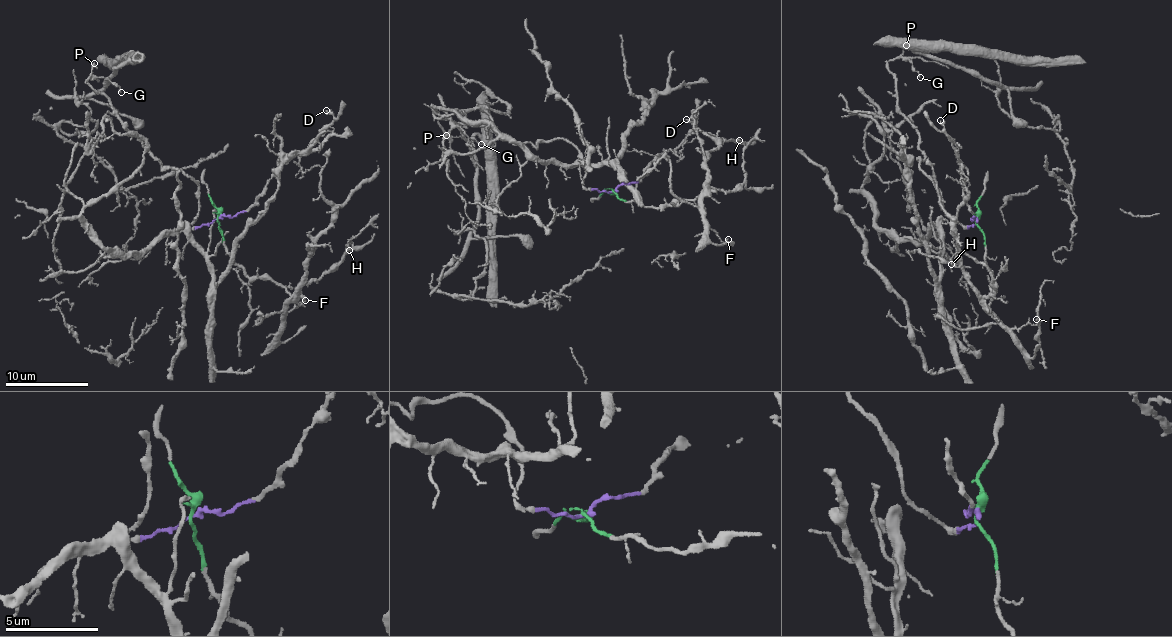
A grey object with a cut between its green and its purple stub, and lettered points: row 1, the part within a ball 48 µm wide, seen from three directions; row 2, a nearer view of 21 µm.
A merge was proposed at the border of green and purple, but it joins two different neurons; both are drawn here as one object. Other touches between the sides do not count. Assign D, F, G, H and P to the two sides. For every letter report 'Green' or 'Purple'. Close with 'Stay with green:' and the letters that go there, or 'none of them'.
D: Purple
F: Green
G: Purple
H: Green
P: Purple
Stay with green: F, H

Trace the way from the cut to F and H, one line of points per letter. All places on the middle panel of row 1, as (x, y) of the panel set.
F: (614, 192), (621, 199), (638, 202), (642, 207), (676, 205), (700, 195), (704, 223), (721, 241), (728, 238)
H: (614, 192), (624, 201), (657, 208), (709, 187), (735, 191), (743, 178), (740, 140)

